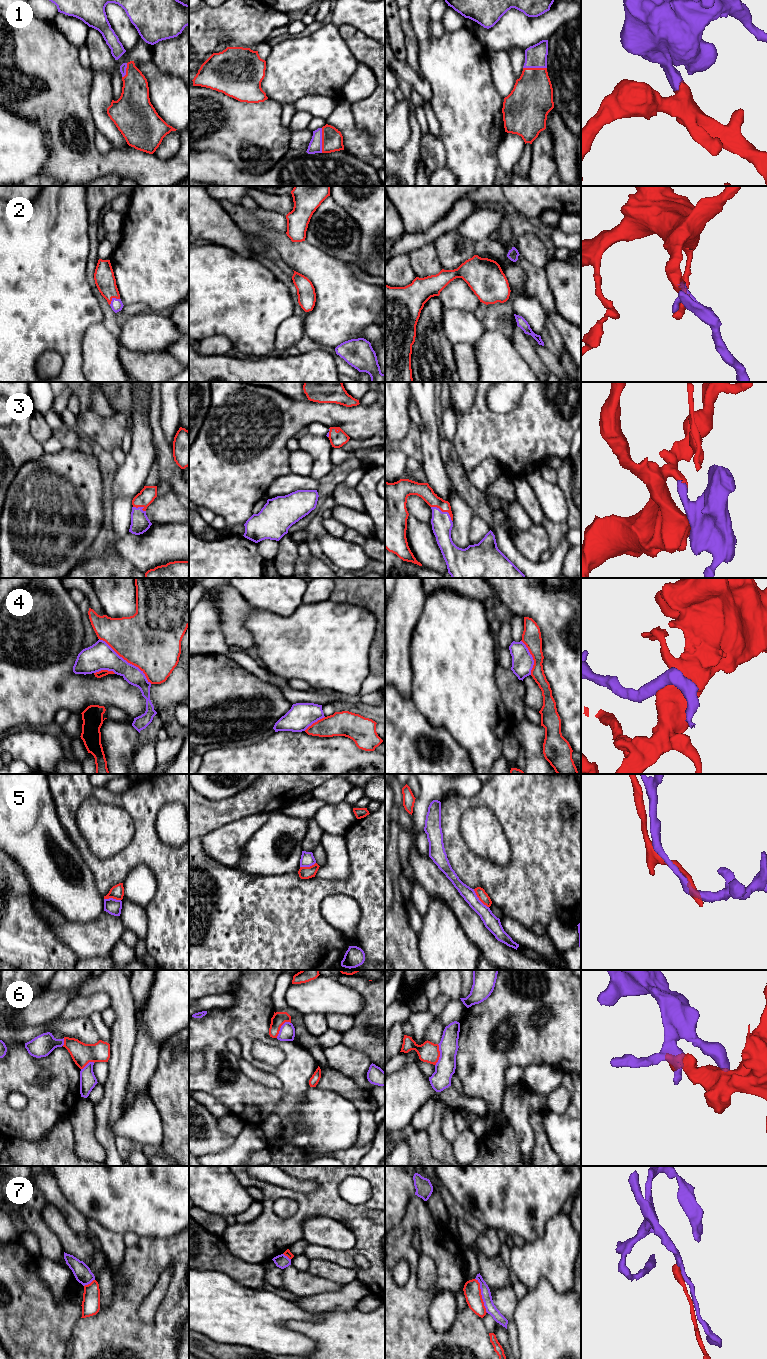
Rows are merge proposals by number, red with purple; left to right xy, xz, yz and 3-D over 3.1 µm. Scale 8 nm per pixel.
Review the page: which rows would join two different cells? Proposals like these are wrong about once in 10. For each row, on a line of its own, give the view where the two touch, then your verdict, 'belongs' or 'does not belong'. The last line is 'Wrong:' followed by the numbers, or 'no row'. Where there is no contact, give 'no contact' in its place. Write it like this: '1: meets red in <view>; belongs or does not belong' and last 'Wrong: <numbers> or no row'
1: meets red in xz; belongs
2: meets red in xy; belongs
3: meets red in yz; belongs
4: meets red in xy; does not belong
5: meets red in yz; belongs
6: meets red in xz; does not belong
7: meets red in yz; does not belong
Wrong: 4, 6, 7

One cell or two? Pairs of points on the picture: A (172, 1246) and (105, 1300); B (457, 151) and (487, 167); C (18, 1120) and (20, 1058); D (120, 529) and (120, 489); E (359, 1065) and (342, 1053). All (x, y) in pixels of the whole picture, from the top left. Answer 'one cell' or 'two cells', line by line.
A: two cells
B: one cell
C: one cell
D: two cells
E: one cell

